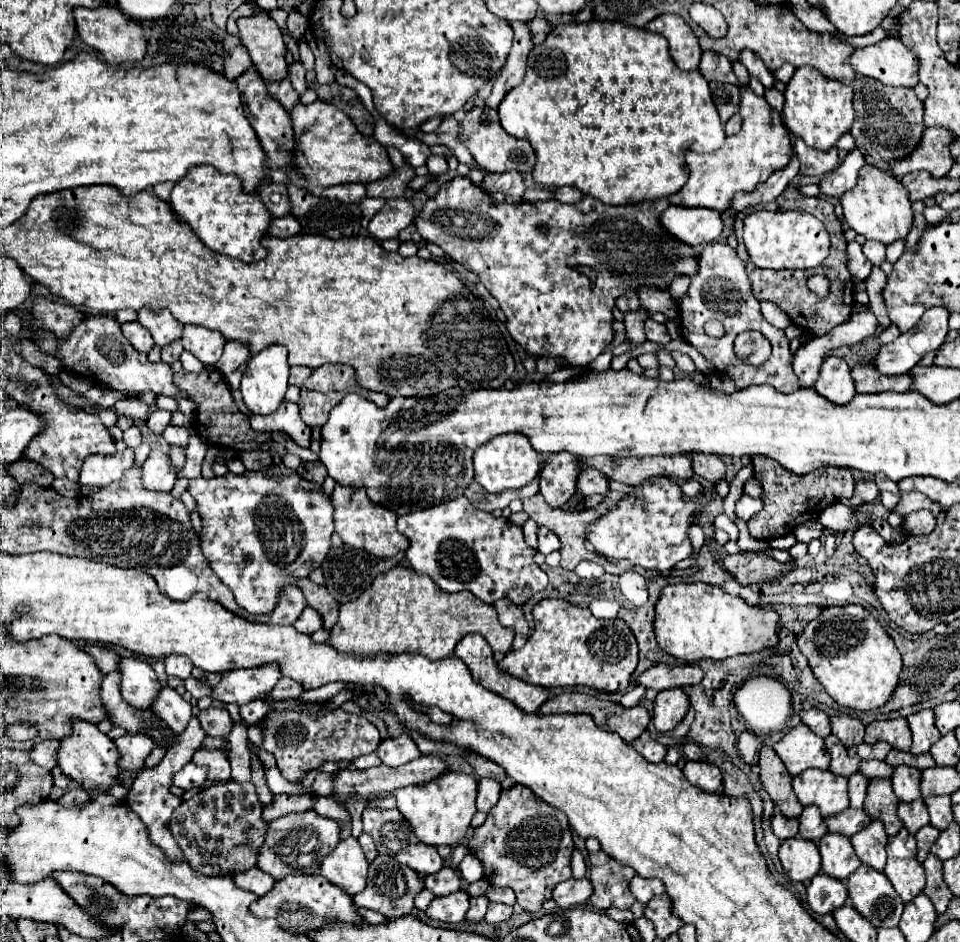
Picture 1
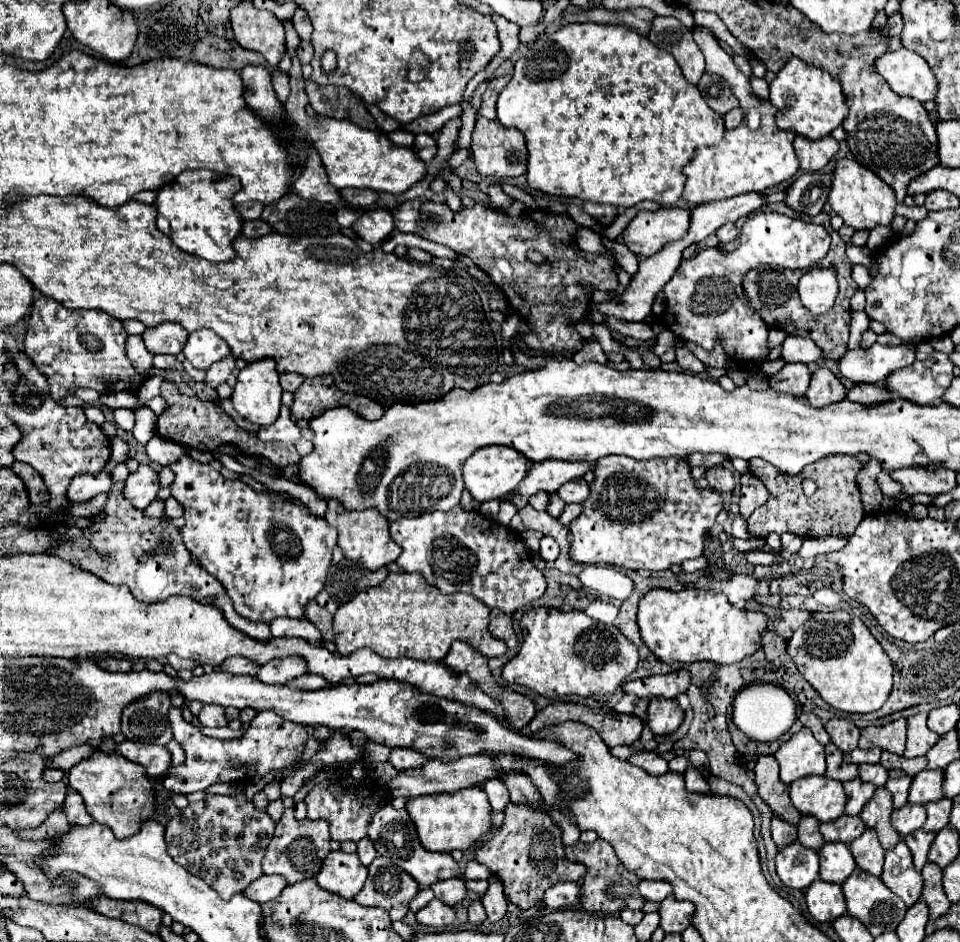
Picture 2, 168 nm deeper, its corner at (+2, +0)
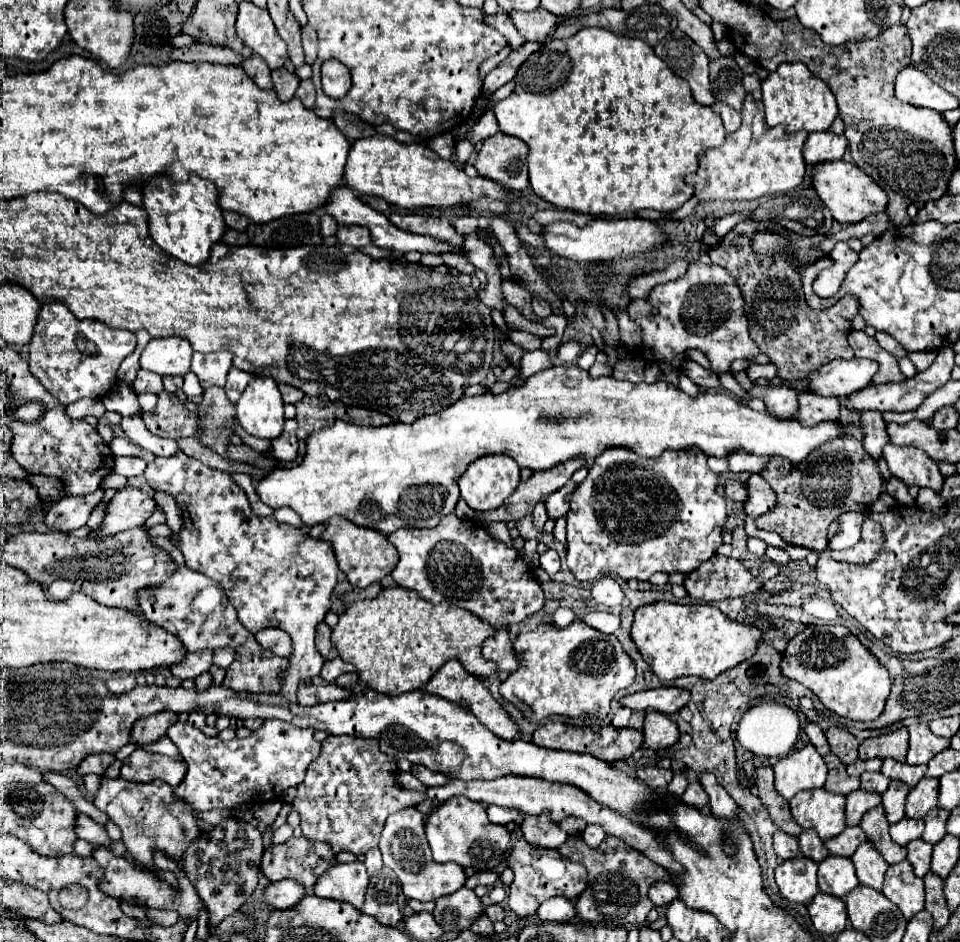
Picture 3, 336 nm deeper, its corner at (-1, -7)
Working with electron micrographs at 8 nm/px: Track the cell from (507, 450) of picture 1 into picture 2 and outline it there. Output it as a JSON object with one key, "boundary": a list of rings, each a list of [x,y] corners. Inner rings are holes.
{"boundary":[[[499,445],[499,447],[477,449],[477,453],[473,453],[473,457],[469,457],[469,461],[465,461],[465,465],[463,465],[465,489],[471,493],[471,497],[477,503],[499,499],[501,495],[507,495],[513,489],[517,489],[517,485],[521,483],[521,479],[527,473],[527,463],[529,461],[525,461],[525,457],[521,457],[521,453],[517,453],[509,447]]]}

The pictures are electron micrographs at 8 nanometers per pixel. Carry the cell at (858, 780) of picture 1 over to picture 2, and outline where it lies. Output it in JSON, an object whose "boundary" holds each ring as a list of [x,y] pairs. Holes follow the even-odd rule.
{"boundary":[[[859,777],[853,781],[845,781],[843,783],[845,793],[847,793],[847,805],[845,805],[845,813],[847,815],[859,815],[861,809],[867,805],[867,801],[873,797],[875,793],[875,785],[861,781]]]}

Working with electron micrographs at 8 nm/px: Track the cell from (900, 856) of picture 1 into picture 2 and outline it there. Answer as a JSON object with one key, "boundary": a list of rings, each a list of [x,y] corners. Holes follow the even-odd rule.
{"boundary":[[[901,839],[895,849],[885,853],[885,867],[881,881],[895,893],[899,895],[907,907],[915,905],[917,899],[921,899],[921,889],[923,889],[923,877],[921,873],[913,867],[913,857],[905,841]]]}

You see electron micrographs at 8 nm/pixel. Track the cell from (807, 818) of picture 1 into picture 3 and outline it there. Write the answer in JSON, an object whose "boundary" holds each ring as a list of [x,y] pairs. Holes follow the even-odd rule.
{"boundary":[[[804,830],[800,836],[798,836],[798,842],[800,842],[800,850],[806,858],[812,858],[814,862],[820,862],[824,860],[830,852],[824,848],[820,836],[814,832],[814,830]]]}

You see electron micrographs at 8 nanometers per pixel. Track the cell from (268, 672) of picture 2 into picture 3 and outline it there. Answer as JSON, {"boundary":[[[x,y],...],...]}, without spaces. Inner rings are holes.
{"boundary":[[[182,452],[174,456],[158,456],[154,462],[148,464],[144,478],[154,490],[168,492],[178,502],[184,524],[180,532],[172,538],[172,544],[184,554],[186,566],[216,580],[222,586],[230,604],[238,612],[238,620],[250,632],[256,634],[262,629],[272,627],[286,630],[290,634],[292,654],[288,658],[290,666],[284,670],[282,676],[282,694],[286,694],[288,700],[296,702],[298,686],[310,684],[312,678],[318,676],[322,666],[326,664],[326,658],[318,652],[314,644],[314,632],[316,624],[322,622],[326,612],[330,610],[330,594],[336,586],[338,562],[332,544],[322,538],[310,538],[306,532],[290,524],[280,524],[274,516],[256,516],[250,508],[246,492],[236,482],[232,482],[226,472],[208,468]]]}

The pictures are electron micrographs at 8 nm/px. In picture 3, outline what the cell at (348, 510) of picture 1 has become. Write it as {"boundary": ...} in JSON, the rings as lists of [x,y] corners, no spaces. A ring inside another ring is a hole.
{"boundary":[[[332,516],[332,520],[326,522],[326,530],[322,538],[332,542],[340,570],[358,588],[366,588],[372,582],[382,580],[398,564],[398,552],[392,544],[388,544],[388,538],[382,532],[376,532],[372,528],[360,528],[350,520],[344,520],[342,516]]]}

